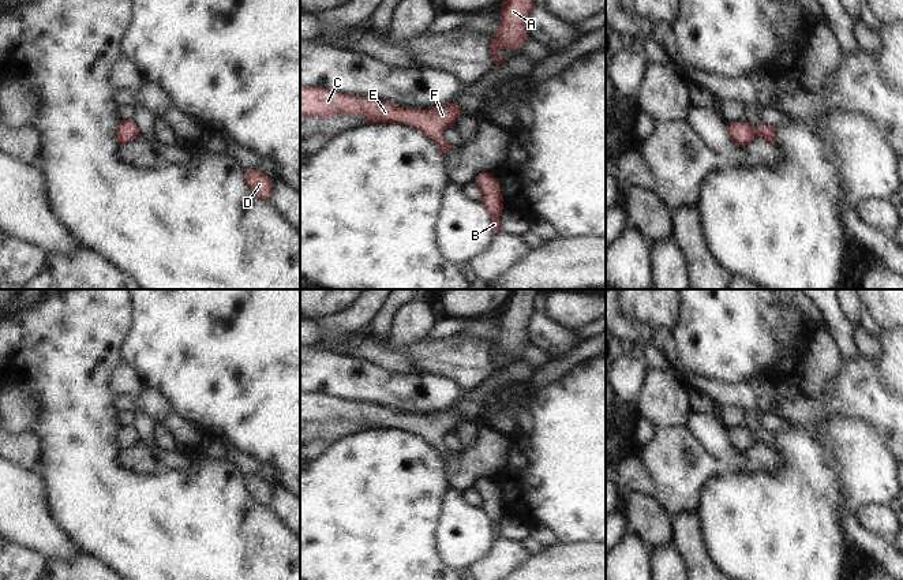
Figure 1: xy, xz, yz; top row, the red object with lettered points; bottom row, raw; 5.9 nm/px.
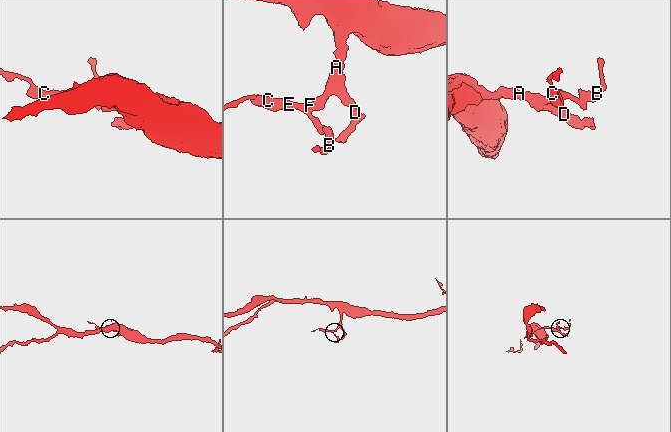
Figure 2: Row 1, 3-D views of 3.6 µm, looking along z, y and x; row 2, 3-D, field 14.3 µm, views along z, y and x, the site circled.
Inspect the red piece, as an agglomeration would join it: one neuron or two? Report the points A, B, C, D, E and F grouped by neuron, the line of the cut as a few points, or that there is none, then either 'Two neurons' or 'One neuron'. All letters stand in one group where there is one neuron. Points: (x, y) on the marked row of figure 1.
Groups: A B C D E F. No split. One neuron.

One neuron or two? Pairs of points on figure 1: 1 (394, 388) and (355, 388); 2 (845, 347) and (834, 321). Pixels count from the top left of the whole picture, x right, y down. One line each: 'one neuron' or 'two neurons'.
1: one neuron
2: one neuron

